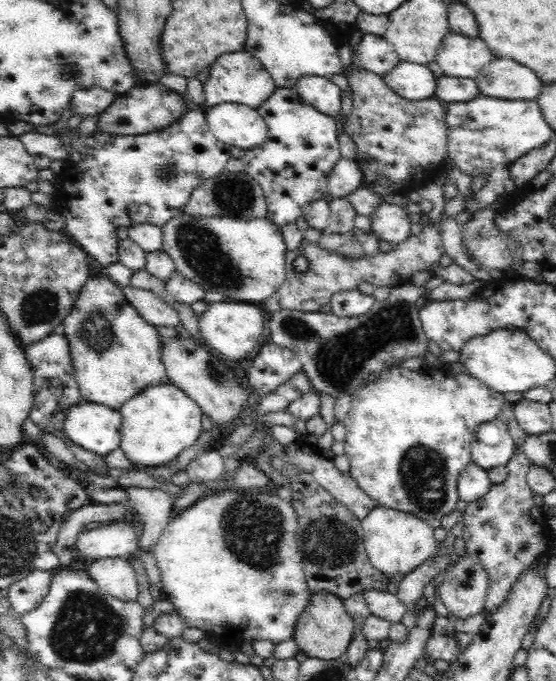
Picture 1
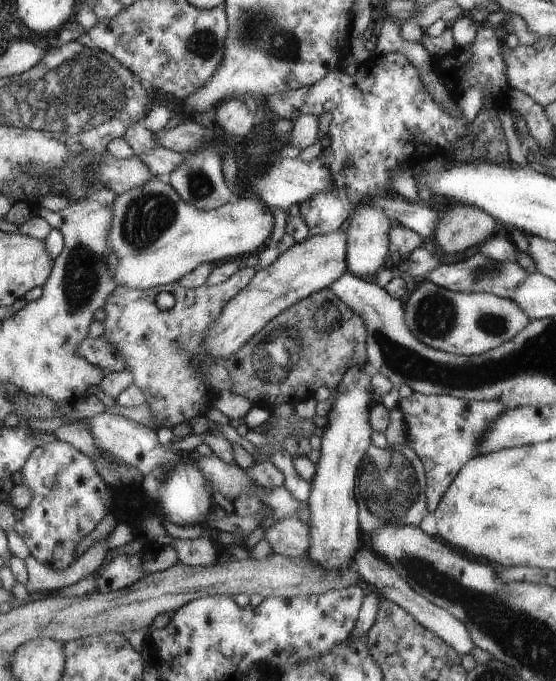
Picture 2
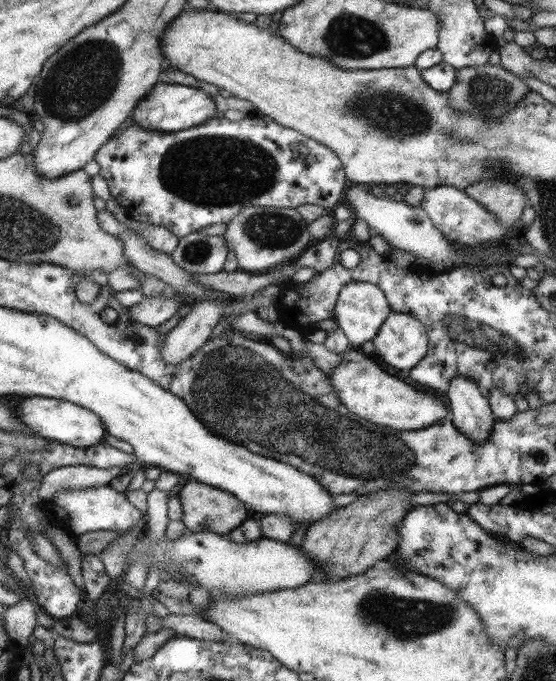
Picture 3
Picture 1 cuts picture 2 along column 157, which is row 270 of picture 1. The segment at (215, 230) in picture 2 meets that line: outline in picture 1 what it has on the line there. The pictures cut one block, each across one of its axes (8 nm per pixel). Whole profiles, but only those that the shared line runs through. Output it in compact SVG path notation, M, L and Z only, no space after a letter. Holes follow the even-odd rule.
M182 214L162 226L162 240L178 274L196 282L204 292L222 292L226 302L242 300L262 306L286 280L288 248L280 228L266 218L192 218Z

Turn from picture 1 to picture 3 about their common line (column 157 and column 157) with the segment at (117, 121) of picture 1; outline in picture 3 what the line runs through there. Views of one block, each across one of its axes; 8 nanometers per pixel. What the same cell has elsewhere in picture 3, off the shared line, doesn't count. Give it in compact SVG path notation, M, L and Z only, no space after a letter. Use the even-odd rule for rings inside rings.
M157 82L153 86L153 90L133 110L133 126L143 128L143 130L151 130L151 132L173 134L173 132L189 130L193 126L201 126L203 122L209 122L211 118L215 118L215 112L217 112L215 102L203 90L191 88L191 86L181 86L181 84Z

